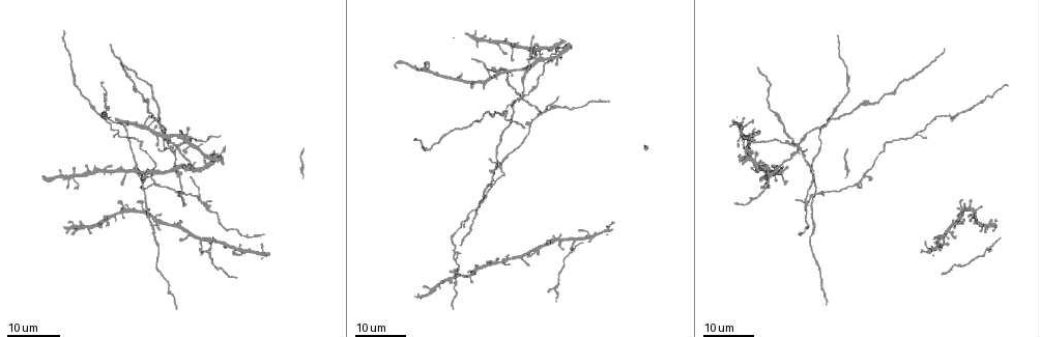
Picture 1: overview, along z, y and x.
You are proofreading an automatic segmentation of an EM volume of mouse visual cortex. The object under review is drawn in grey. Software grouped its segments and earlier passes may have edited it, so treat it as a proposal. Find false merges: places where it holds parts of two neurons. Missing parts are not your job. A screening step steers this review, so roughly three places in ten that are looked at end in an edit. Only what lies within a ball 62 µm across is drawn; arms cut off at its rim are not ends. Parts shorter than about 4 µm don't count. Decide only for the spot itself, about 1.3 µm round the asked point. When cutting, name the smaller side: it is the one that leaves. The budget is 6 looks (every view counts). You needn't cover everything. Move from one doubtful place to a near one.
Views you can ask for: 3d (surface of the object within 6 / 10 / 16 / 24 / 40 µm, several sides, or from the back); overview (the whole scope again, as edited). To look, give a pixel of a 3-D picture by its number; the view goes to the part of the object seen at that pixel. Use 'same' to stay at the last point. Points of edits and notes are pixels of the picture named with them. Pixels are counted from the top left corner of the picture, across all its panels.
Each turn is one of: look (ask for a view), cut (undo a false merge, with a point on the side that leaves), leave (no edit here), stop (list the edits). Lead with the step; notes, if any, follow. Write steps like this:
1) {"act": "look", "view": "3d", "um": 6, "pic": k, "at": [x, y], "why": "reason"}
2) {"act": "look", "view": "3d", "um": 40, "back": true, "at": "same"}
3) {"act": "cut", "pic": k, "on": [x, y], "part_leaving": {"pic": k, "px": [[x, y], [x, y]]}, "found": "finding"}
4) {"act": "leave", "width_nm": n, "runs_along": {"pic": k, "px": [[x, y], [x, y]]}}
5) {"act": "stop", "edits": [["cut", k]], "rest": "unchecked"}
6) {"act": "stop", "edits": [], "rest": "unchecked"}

{"act": "look", "view": "3d", "um": 16, "pic": 1, "at": [176, 177], "why": "a fork"}

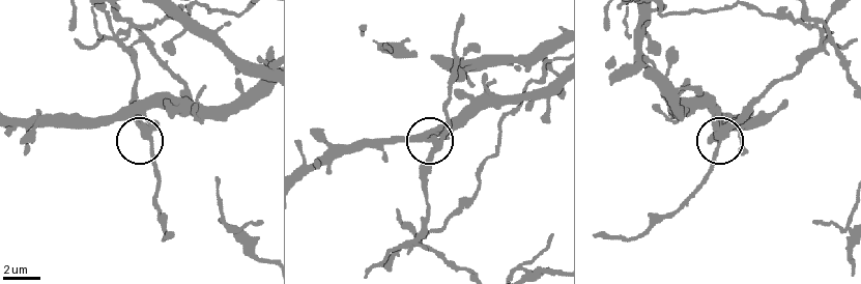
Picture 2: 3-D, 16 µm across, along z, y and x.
{"act": "look", "view": "3d", "um": 10, "pic": 2, "at": [149, 138]}

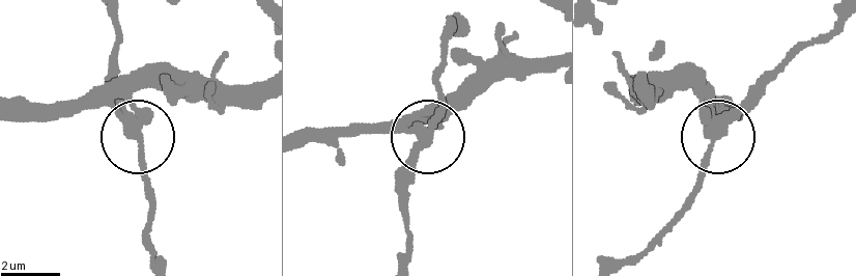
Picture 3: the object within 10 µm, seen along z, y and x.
{"act": "cut", "pic": 3, "on": [414, 175], "part_leaving": {"pic": 3, "px": [[423, 139], [408, 196], [405, 263]]}, "found": "a second neuron is stuck on"}

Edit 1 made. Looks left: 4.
{"act": "look", "view": "3d", "um": 16, "pic": 1, "at": [71, 177], "why": "thin arm on a thick one"}

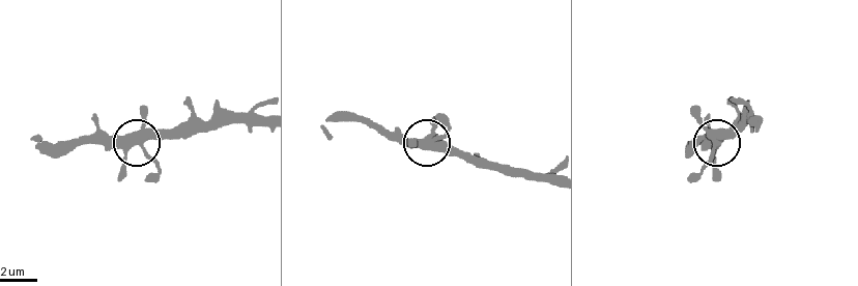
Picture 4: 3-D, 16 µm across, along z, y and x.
{"act": "look", "view": "3d", "um": 6, "pic": 4, "at": [716, 142]}

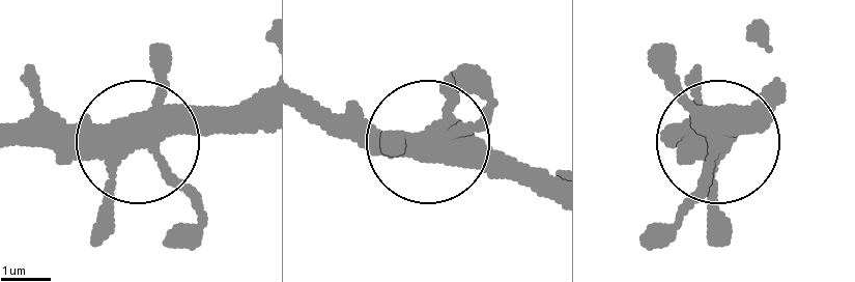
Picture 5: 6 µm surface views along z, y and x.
{"act": "leave", "found": "continuous, no second neuron"}

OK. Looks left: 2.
{"act": "look", "view": "3d", "um": 16, "pic": 1, "at": [492, 263], "why": "four or more arms meet"}

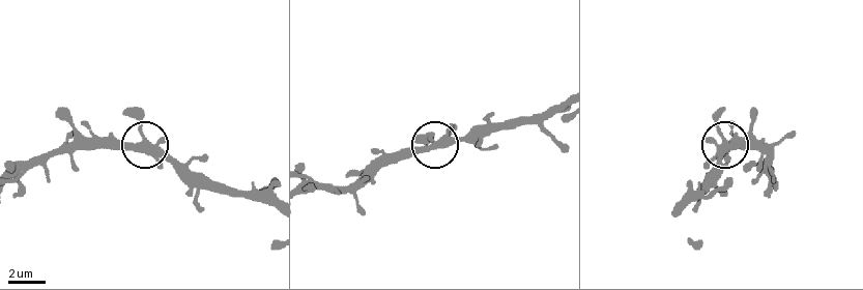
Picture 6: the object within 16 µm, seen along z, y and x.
{"act": "look", "view": "3d", "um": 6, "pic": 6, "at": [141, 148], "why": "zoom in"}

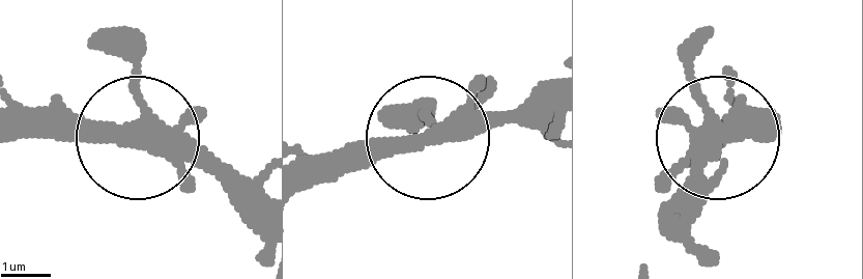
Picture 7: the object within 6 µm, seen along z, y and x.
{"act": "leave", "found": "one neuron here"}

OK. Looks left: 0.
{"act": "stop", "edits": [["cut", 3]], "rest": "unchecked"}

